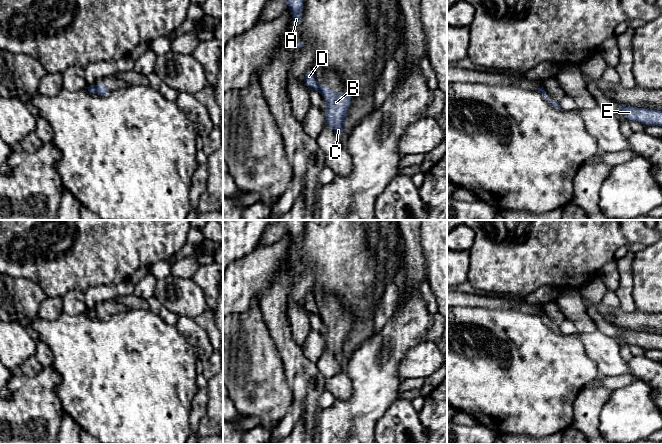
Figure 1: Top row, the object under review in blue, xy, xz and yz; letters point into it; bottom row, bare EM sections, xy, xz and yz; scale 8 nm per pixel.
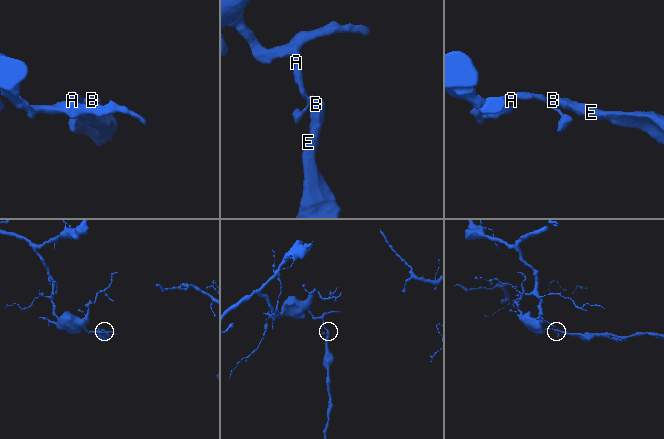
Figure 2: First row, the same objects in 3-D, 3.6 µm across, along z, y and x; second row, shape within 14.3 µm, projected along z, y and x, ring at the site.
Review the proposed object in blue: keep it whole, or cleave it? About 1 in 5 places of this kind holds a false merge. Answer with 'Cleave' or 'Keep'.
Cleave

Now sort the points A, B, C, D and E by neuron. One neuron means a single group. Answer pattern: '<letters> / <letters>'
A D / B C E

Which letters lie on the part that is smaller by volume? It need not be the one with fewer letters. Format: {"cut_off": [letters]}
{"cut_off": ["B", "C", "E"]}

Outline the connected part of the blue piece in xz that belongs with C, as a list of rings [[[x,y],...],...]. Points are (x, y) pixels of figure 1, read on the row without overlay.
[[[329,309],[321,311],[320,317],[326,325],[325,351],[331,349],[338,362],[344,359],[344,346],[352,321],[347,317],[336,317]]]

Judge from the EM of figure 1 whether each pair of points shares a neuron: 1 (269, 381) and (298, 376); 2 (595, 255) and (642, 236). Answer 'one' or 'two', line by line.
1: two
2: two

